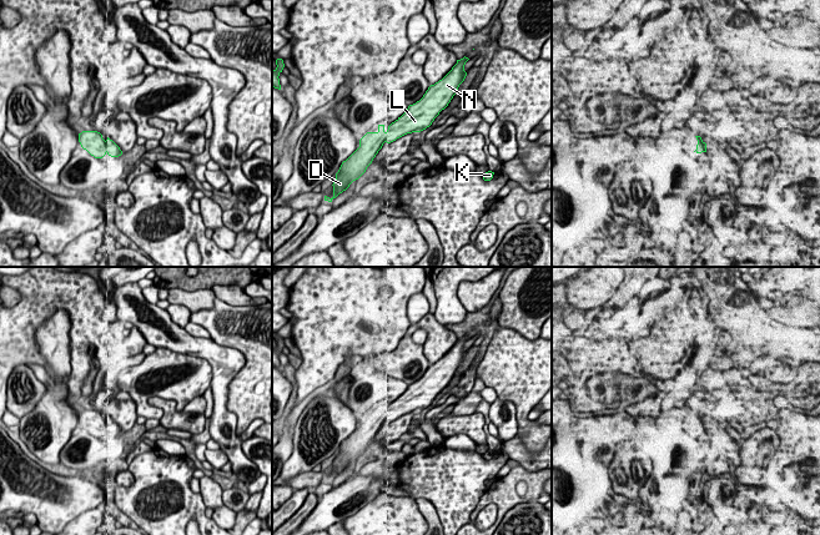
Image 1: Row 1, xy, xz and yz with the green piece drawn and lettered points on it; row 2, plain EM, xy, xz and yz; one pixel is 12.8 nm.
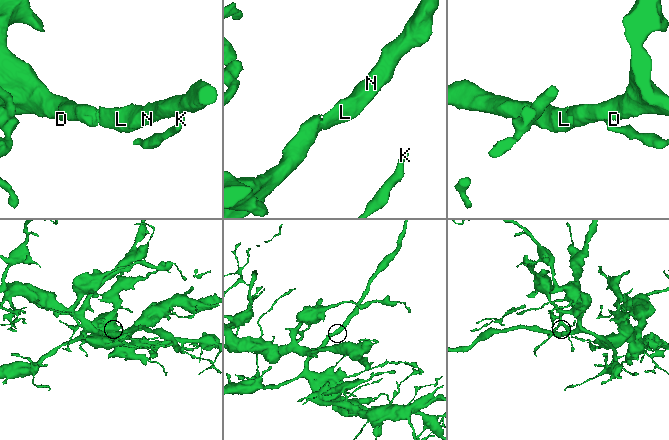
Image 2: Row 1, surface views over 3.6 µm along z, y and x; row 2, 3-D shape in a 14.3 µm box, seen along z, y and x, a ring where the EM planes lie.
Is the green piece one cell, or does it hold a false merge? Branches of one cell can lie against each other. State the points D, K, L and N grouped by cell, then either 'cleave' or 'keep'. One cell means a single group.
D K L N; keep

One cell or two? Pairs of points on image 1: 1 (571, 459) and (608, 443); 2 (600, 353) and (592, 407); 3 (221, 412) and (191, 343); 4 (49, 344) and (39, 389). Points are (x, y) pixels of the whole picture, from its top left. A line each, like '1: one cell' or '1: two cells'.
1: one cell
2: one cell
3: one cell
4: two cells

